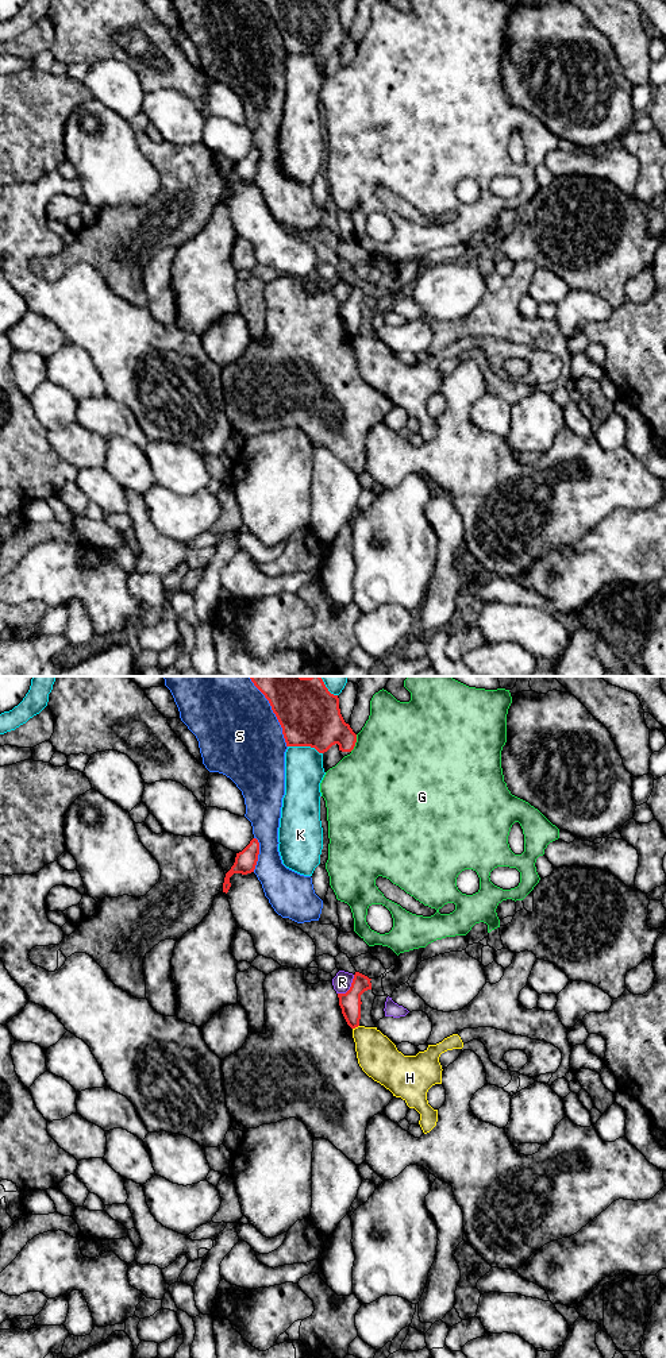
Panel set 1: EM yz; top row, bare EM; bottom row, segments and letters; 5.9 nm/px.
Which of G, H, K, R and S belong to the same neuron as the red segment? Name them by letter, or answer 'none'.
none

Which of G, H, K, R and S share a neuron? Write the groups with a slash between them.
G / H / K / R / S

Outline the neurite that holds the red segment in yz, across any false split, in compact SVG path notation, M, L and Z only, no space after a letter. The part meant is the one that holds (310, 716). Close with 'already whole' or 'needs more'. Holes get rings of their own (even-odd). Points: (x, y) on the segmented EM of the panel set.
M249 676L254 686L269 701L276 714L286 742L286 746L311 746L319 753L327 752L338 744L339 751L351 752L357 742L357 734L344 722L339 698L328 691L320 676Z; already whole

